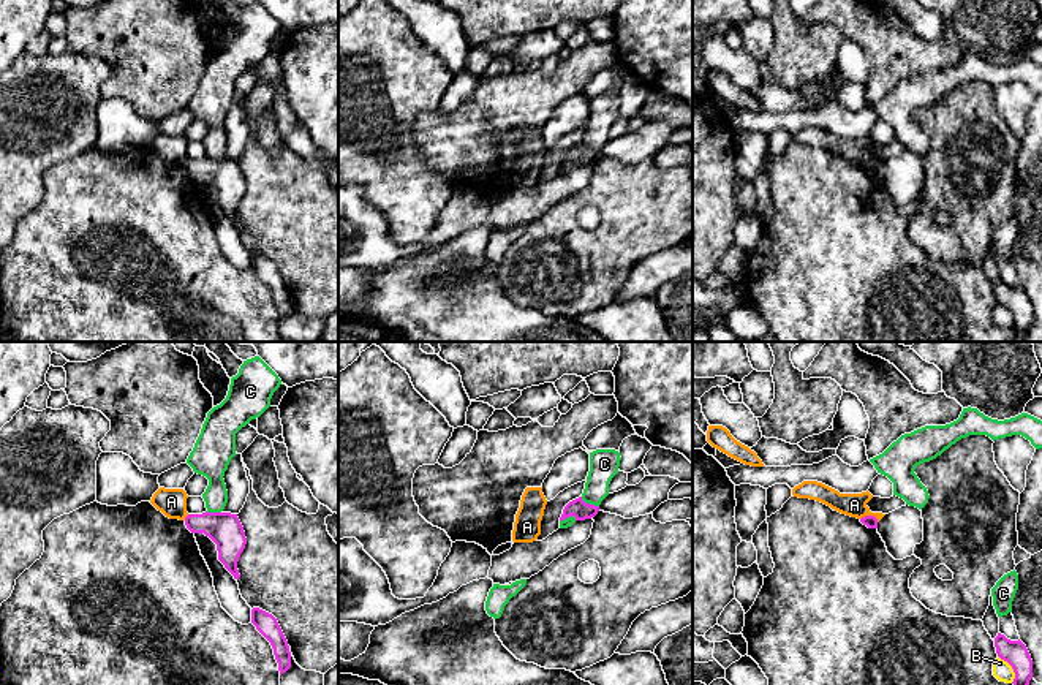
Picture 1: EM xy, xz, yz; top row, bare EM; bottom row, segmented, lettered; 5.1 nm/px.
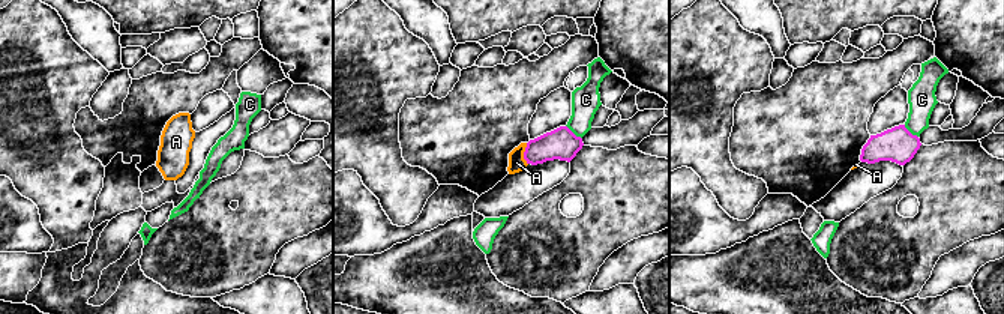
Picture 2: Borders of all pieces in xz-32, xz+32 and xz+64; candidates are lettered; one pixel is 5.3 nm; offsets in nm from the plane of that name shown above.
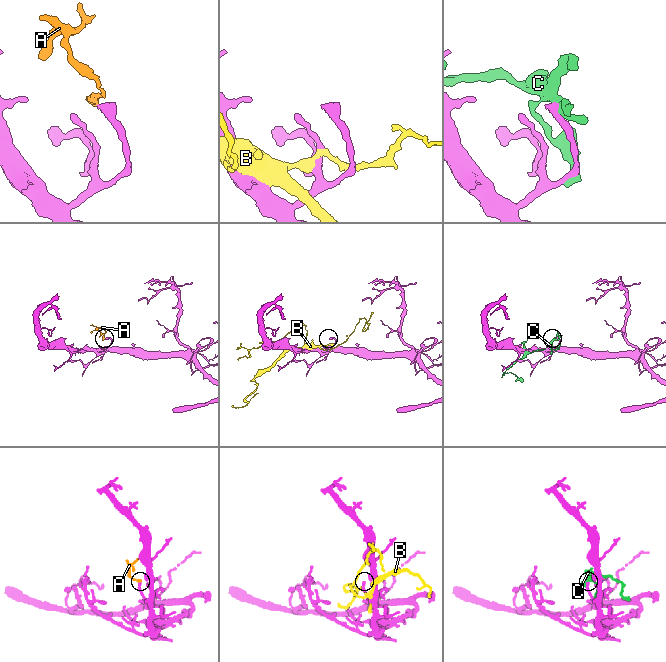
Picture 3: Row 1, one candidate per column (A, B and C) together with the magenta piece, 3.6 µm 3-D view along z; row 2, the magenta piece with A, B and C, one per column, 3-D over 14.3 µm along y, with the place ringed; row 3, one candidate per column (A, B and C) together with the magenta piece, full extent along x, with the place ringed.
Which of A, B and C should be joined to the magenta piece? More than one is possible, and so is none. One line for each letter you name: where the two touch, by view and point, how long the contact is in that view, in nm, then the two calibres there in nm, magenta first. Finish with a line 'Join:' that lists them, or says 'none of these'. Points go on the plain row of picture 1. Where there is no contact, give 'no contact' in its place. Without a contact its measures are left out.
Join: none of these

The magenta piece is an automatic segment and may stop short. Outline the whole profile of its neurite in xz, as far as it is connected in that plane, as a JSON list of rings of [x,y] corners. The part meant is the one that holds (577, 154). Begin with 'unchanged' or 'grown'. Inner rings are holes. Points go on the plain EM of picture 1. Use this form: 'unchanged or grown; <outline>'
unchanged; [[[579,142],[564,152],[560,168],[571,161],[574,161],[576,166],[591,165],[598,160],[598,157],[599,157],[599,152],[585,149],[582,142]]]

